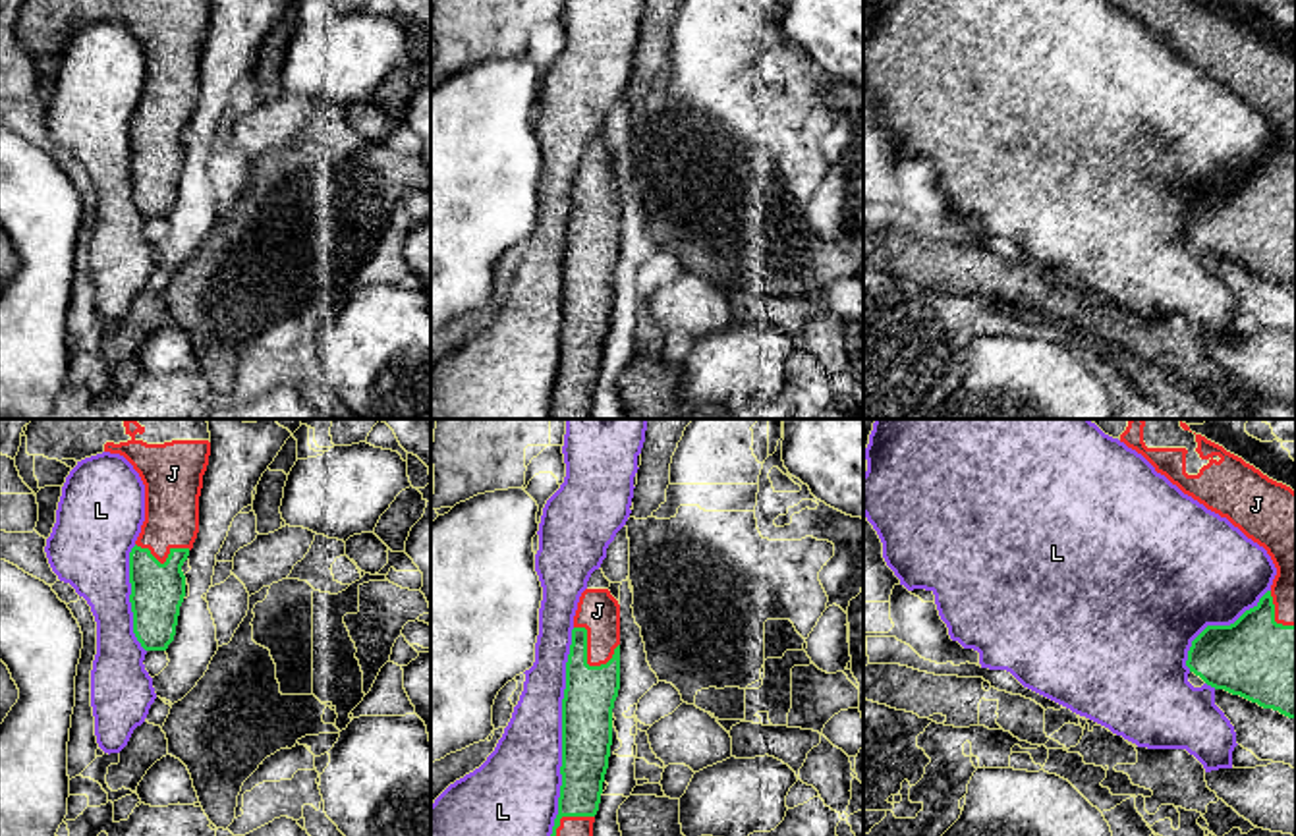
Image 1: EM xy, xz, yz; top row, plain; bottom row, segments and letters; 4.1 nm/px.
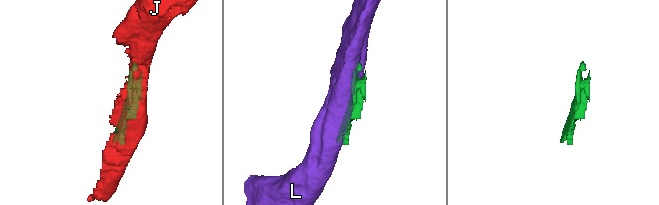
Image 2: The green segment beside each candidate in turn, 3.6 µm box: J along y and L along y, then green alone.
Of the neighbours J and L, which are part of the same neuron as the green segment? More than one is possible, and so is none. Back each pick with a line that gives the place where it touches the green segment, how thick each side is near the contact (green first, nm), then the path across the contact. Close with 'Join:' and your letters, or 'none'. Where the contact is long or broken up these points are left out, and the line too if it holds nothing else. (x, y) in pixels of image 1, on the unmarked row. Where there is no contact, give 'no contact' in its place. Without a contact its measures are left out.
J: contact xz (586, 221); calibres 220 and 180 nm
Join: J

